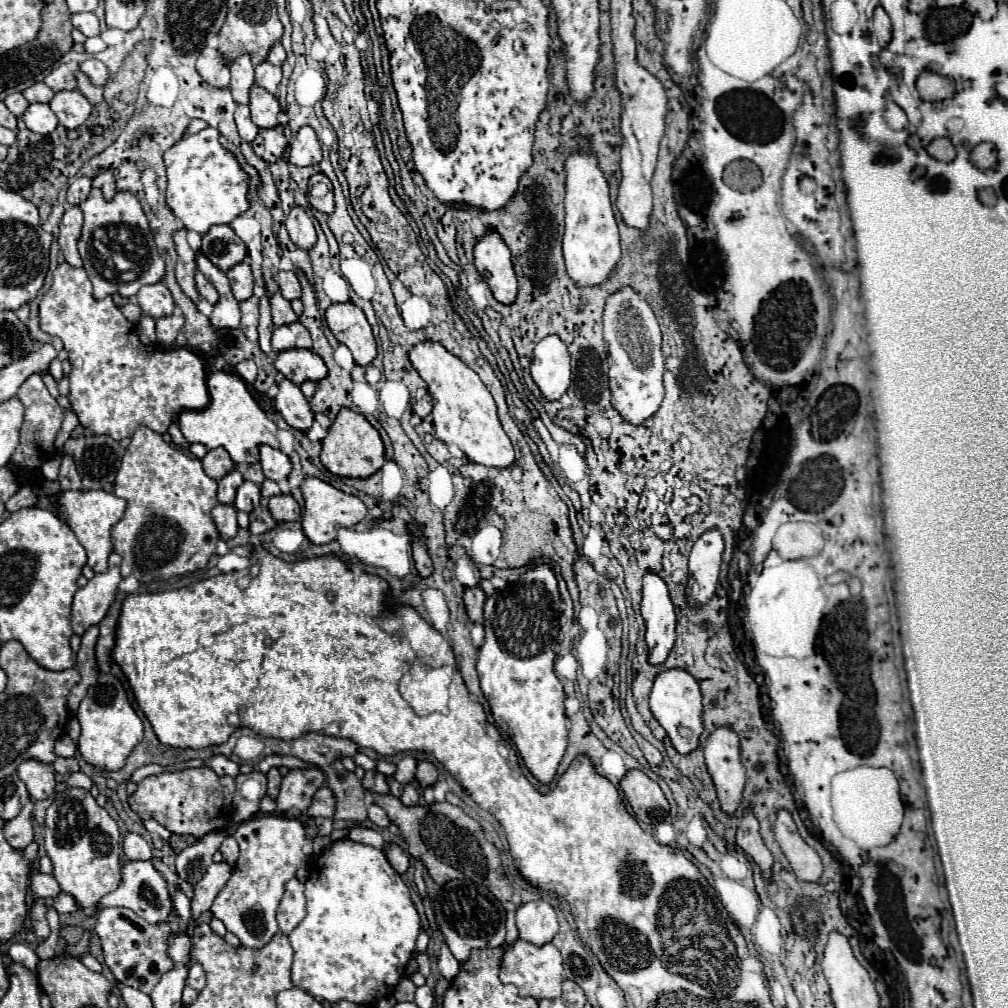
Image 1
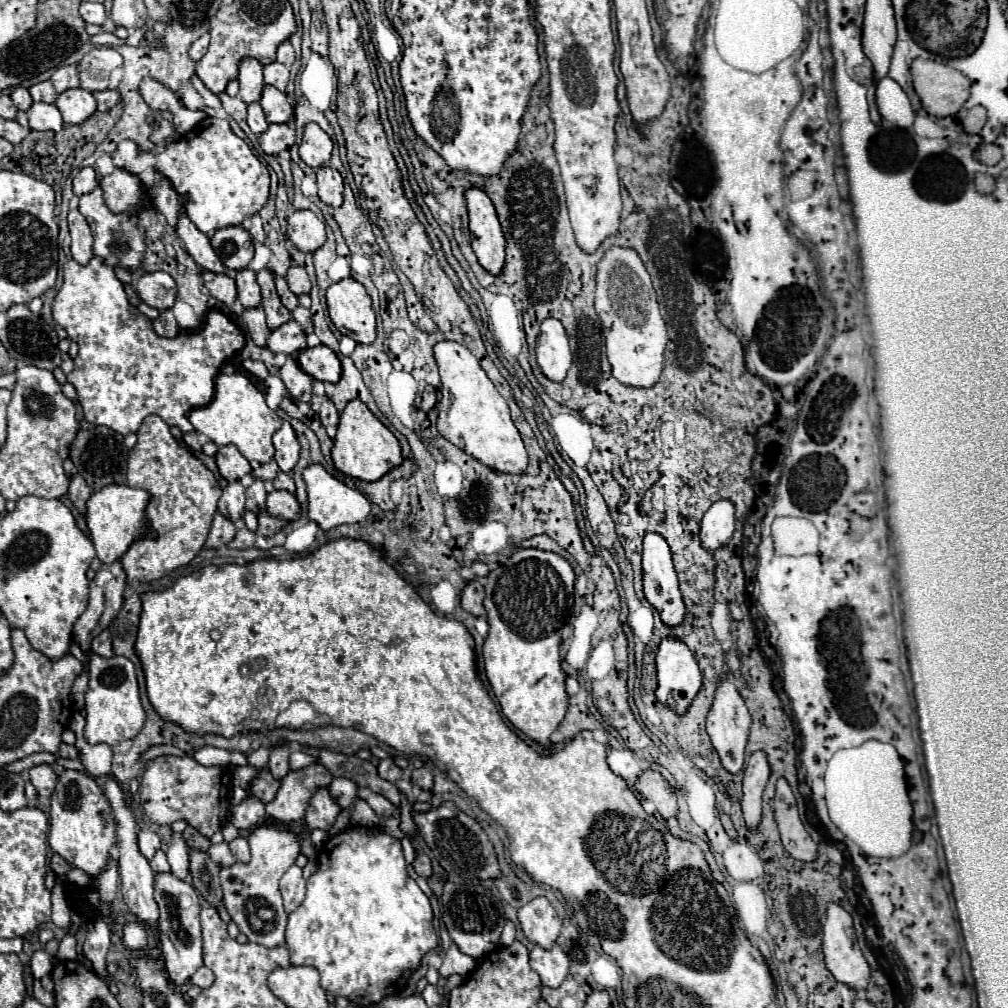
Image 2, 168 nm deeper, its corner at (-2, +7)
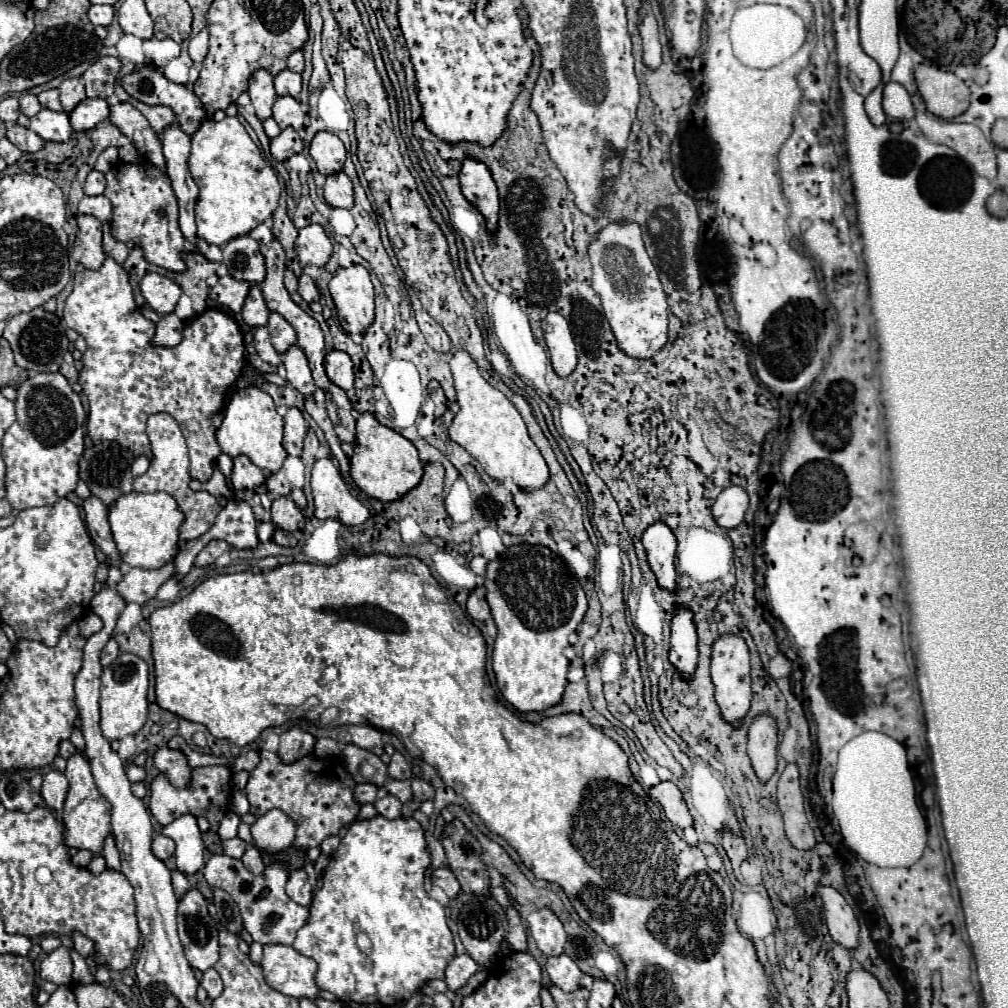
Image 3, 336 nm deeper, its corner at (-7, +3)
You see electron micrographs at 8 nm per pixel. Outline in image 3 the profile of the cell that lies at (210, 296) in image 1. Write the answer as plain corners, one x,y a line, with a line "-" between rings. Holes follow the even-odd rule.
223,276
211,288
211,294
209,296
211,296
211,300
227,306
229,310
241,312
243,302
245,302
245,298
249,294
249,288
251,288
249,282
239,282
235,278
231,278
231,276

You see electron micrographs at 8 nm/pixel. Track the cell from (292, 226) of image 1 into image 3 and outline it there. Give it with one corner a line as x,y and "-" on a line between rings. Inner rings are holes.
311,224
299,230
299,238
295,242
297,258
301,266
325,266
331,258
333,246
331,240
327,238
325,230
319,224

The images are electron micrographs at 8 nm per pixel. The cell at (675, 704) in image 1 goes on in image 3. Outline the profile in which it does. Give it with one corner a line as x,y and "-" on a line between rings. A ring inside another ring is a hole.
675,604
671,618
671,664
681,672
681,676
691,678
697,666
697,630
693,622
693,612
687,606

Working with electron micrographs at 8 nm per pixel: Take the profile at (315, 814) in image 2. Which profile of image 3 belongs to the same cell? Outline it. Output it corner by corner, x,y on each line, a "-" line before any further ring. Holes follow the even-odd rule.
261,750
259,758
259,766
249,772
249,782
243,790
251,804
251,814
263,816
273,808
283,810
297,826
297,850
305,852
319,846
327,836
335,836
343,826
349,826
357,818
361,810
361,804
355,802
353,796
357,784
343,766
341,758
317,758
313,754
305,754
297,762
285,764
269,750

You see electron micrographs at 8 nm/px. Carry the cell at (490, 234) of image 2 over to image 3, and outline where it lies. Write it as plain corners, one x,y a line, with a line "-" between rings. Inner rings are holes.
465,158
459,170
459,182
463,196
485,216
487,228
495,232
499,214
499,194
489,168
475,158

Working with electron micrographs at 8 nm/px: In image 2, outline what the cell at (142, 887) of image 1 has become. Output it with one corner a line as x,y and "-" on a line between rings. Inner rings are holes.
168,872
154,874
154,900
158,902
158,940
164,954
164,964
170,980
176,986
186,984
202,962
202,934
200,934
200,904
196,890

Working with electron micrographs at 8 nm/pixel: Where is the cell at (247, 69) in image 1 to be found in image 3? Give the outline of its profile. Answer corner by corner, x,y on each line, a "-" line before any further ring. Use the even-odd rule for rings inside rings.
257,70
249,82
249,96
255,106
255,114
259,120
271,118
271,108
277,98
273,88
273,76
267,70

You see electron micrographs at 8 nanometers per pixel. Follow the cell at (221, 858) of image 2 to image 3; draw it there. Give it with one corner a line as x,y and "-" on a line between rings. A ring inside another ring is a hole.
231,838
231,840
223,840
223,850
225,850
225,854
227,856
231,856
231,858
241,858
243,856
243,852
247,850
247,842
245,840
241,840
241,838

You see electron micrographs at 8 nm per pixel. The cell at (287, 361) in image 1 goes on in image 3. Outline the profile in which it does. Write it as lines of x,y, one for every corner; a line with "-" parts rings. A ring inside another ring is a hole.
333,350
325,356
325,370
333,384
337,384
343,390
349,390
353,386
353,362
345,352

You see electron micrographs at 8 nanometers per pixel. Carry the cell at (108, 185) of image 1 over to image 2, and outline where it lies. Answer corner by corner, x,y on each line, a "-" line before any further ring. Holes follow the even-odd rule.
116,170
114,174
102,176
100,186
104,190
104,200
112,212
134,214
140,208
144,190
138,176
126,170

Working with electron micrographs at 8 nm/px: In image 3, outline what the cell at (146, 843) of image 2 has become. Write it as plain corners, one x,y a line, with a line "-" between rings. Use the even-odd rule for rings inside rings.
157,834
153,838
153,854
159,858
159,860
167,860
175,854
175,842
171,842
171,838
167,836
161,836

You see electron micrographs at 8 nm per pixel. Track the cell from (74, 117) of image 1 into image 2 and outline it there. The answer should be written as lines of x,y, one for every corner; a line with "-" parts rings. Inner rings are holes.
70,88
70,90
62,92
56,100
56,106
66,124
80,124
92,112
96,112
96,100
94,100
92,92
82,90
82,88

